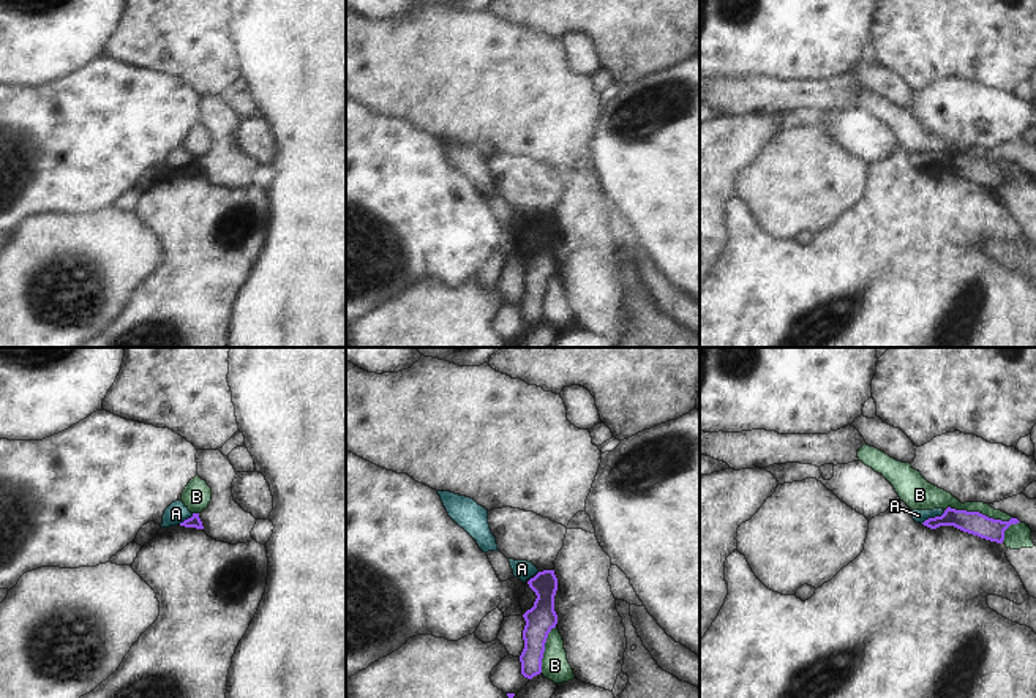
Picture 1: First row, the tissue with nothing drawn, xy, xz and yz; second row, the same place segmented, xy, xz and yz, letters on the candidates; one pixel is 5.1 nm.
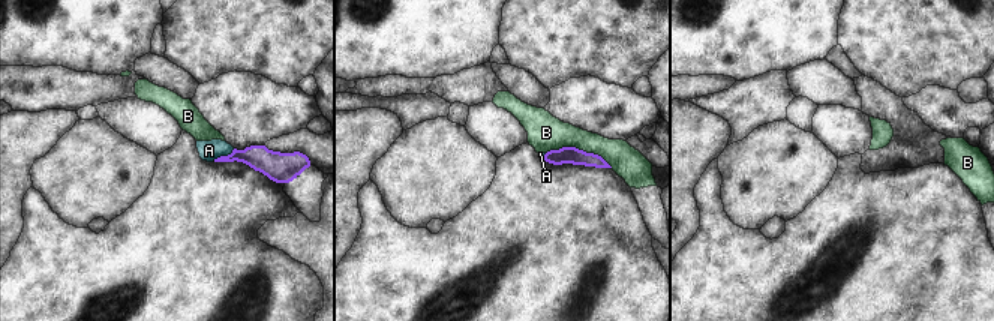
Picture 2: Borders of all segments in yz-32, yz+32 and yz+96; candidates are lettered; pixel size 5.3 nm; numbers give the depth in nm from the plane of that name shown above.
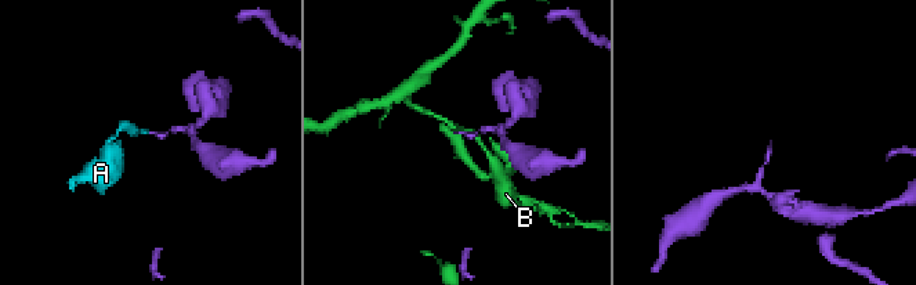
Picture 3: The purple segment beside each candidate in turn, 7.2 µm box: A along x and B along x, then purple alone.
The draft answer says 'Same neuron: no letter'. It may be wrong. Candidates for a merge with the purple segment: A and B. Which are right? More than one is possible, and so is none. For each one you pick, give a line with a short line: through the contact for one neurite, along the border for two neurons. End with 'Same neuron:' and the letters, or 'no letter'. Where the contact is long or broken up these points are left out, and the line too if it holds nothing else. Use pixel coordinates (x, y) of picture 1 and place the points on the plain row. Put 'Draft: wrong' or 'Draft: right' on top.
Draft: right
Same neuron: no letter

